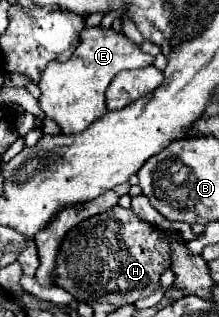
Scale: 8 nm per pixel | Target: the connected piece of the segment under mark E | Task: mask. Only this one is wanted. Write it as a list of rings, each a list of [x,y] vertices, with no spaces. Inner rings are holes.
[[[86,26],[82,30],[82,40],[66,62],[50,62],[40,74],[40,108],[46,112],[46,118],[52,118],[64,134],[78,134],[86,130],[94,120],[106,114],[106,88],[112,78],[130,68],[146,68],[154,64],[154,56],[144,54],[138,44],[126,38],[122,32],[102,26]]]

